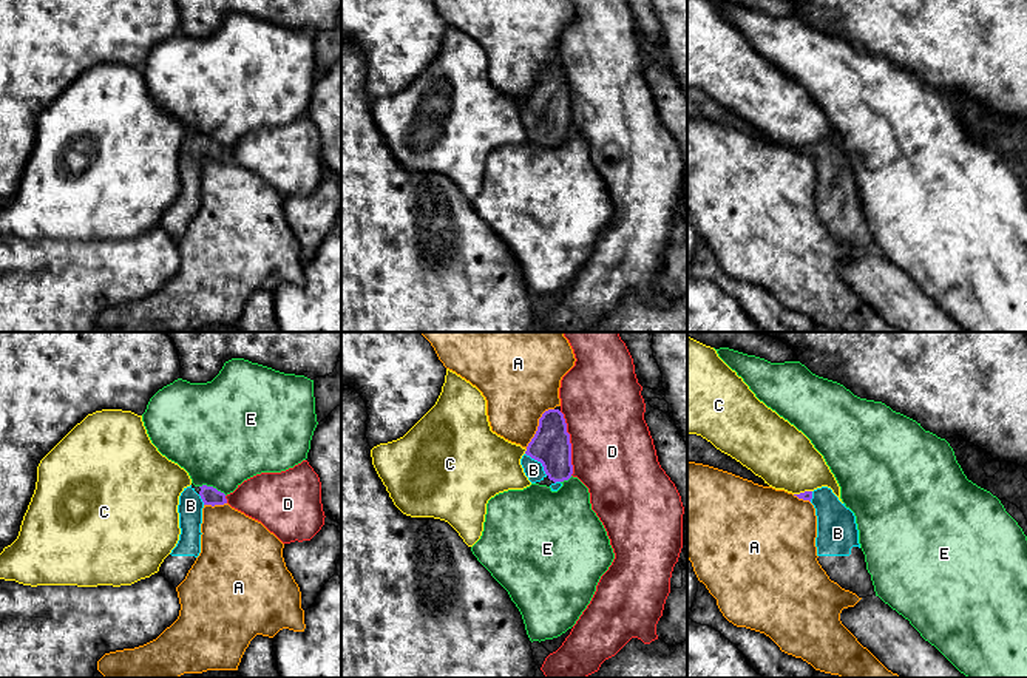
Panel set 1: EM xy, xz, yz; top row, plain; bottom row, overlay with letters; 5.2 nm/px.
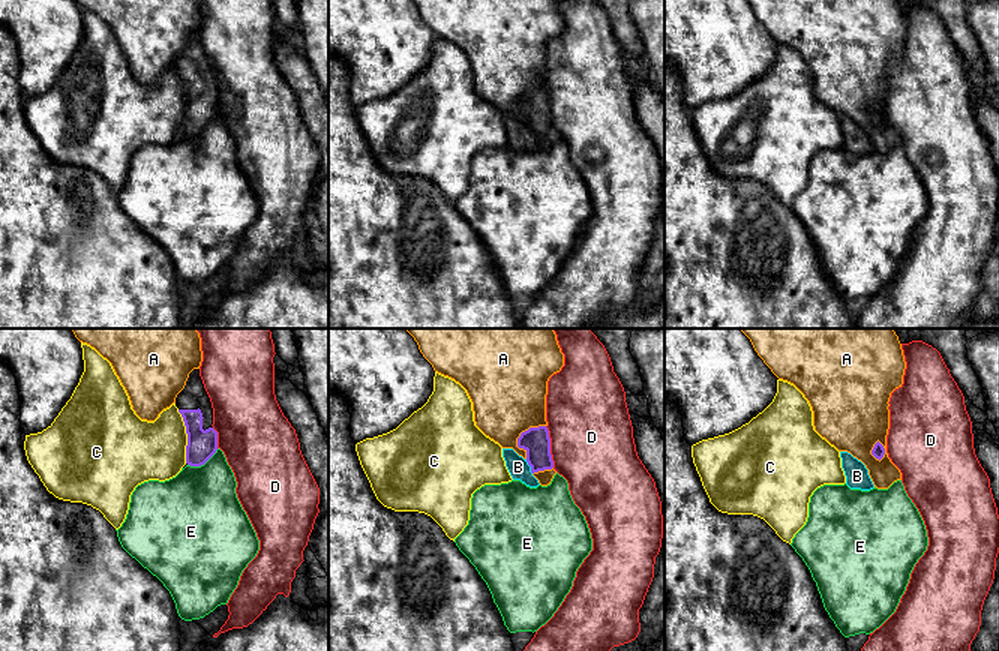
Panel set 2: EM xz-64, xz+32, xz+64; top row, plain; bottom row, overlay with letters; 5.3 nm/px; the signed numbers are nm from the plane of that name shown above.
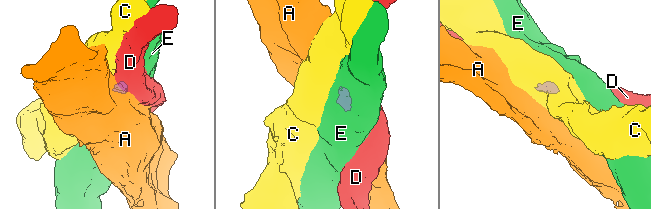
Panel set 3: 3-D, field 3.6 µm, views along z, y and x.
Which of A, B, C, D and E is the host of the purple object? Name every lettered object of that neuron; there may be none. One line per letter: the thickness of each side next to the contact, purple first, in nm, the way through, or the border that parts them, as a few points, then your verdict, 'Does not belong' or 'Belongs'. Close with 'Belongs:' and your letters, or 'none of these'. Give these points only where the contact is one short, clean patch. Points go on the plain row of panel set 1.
A: Thickness 200 nm (purple) against 400 nm. Boundary: xz (553, 62), (542, 68), (538, 84), (525, 102). Does not belong
B: Thickness 200 nm (purple) against 100 nm. Path across: xz (550, 99), (550, 104), (539, 115), (533, 124). Belongs
C: Thickness 200 nm (purple) against 360 nm. Boundary: xz (527, 104), (524, 107). Does not belong
D: Thickness 200 nm (purple) against 440 nm. Boundary: xz (559, 65), (569, 88), (572, 128). Does not belong
E: Thickness 100 nm (purple) against 480 nm. Boundary: xy (199, 139), (212, 139), (226, 149). Does not belong
Belongs: B

